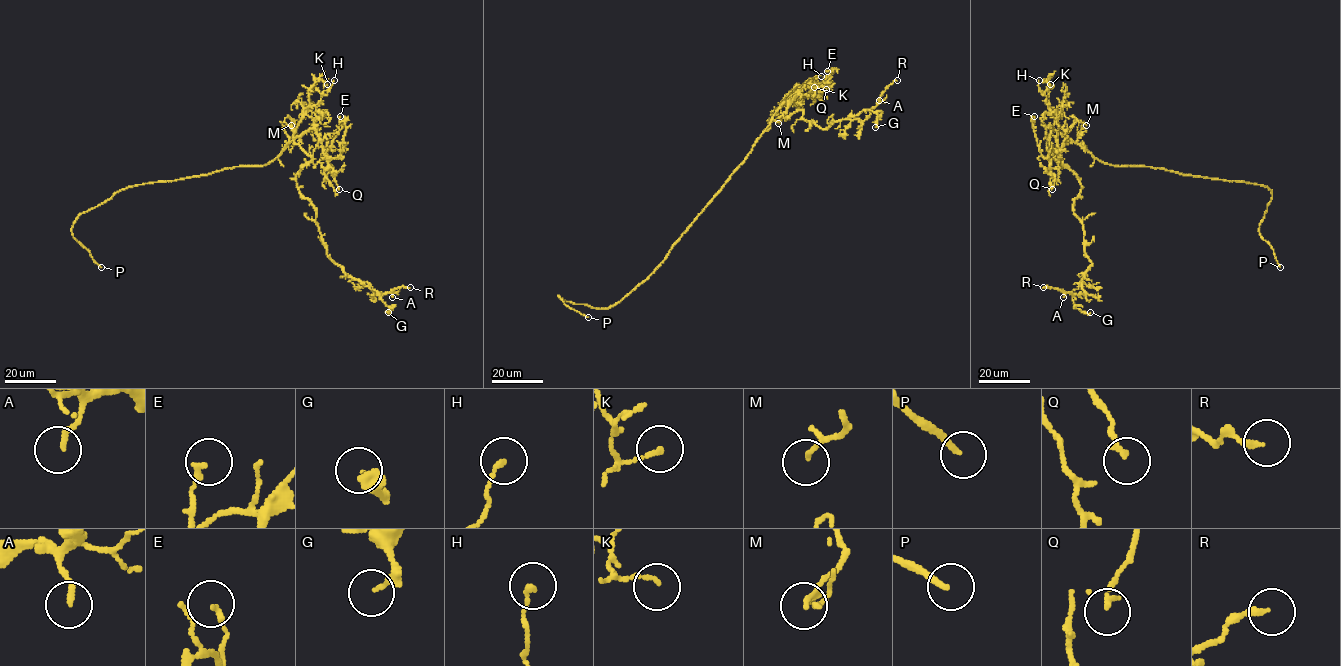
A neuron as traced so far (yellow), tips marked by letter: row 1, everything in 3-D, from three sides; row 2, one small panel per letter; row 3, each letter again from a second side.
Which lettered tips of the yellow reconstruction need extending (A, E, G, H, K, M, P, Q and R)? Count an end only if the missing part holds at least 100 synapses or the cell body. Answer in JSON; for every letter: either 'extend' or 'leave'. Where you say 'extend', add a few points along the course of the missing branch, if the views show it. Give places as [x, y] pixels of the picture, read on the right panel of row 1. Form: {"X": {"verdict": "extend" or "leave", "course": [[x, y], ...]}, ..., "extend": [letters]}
{"A": {"verdict": "leave"}, "E": {"verdict": "leave"}, "G": {"verdict": "leave"}, "H": {"verdict": "leave"}, "K": {"verdict": "leave"}, "M": {"verdict": "leave"}, "P": {"verdict": "extend", "course": [[1280, 267], [1279, 289], [1272, 302], [1270, 322], [1266, 318]]}, "Q": {"verdict": "leave"}, "R": {"verdict": "leave"}, "extend": ["P"]}

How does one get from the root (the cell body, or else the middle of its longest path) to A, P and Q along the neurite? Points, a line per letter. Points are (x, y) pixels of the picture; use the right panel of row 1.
A: (1112, 165), (1072, 141), (1055, 157), (1081, 185), (1073, 211), (1092, 263), (1082, 279), (1085, 293), (1063, 297)
P: (1112, 165), (1150, 166), (1266, 187), (1272, 198), (1259, 225), (1259, 233), (1270, 245), (1280, 267)
Q: (1112, 165), (1101, 162), (1079, 144), (1069, 141), (1055, 157), (1058, 166), (1046, 171), (1055, 178), (1052, 189)

